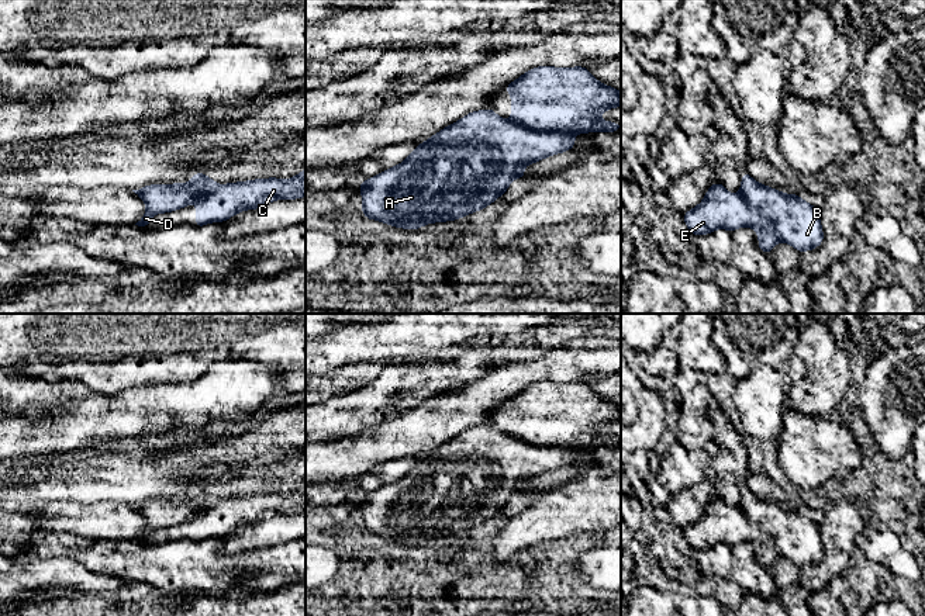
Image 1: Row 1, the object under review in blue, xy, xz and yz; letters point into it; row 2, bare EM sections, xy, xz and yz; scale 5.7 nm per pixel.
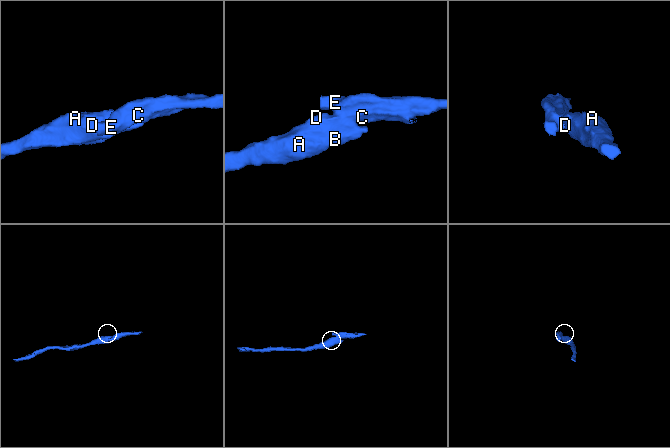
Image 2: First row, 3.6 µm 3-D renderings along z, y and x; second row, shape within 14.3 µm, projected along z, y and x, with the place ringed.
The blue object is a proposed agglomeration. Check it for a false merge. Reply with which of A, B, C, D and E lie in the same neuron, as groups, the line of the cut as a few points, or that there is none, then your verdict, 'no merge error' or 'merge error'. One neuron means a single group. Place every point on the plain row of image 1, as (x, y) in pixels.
A B D / C E; cut in xz along (511, 435), (537, 445), (558, 445), (572, 449); merge error

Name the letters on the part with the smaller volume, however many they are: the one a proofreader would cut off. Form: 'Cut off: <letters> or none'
Cut off: C, E

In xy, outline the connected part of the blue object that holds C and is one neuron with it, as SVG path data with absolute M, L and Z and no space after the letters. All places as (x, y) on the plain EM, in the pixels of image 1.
M306 484L289 495L270 492L217 499L211 508L196 515L196 543L224 537L241 526L258 525L275 515L301 512L306 512Z

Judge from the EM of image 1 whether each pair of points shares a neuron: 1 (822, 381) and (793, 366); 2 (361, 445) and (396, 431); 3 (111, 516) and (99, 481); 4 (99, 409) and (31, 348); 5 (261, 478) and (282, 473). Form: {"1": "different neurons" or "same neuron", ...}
{"1": "different neurons", "2": "same neuron", "3": "different neurons", "4": "different neurons", "5": "same neuron"}

